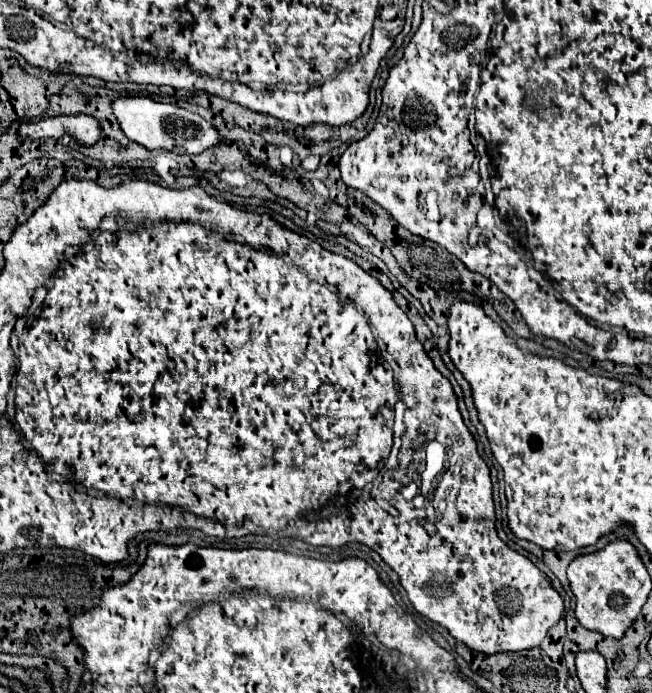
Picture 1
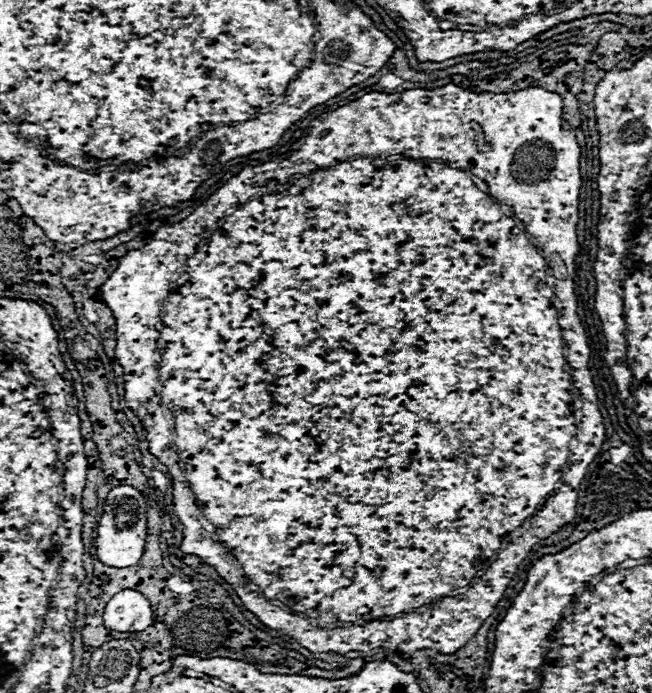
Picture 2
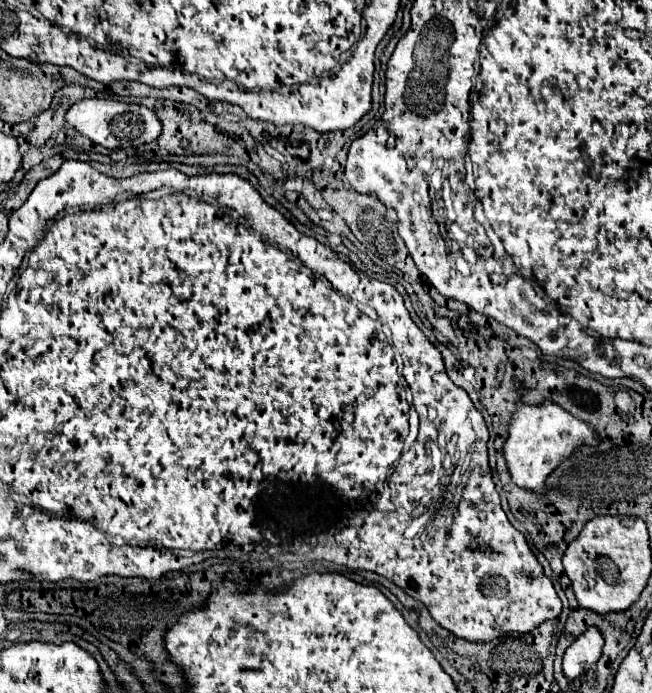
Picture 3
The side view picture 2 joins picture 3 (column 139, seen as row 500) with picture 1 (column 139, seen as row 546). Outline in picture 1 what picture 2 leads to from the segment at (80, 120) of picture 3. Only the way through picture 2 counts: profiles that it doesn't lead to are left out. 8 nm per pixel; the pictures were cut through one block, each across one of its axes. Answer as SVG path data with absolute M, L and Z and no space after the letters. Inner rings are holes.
M130 96L118 98L112 104L114 116L120 122L120 128L130 140L138 140L136 144L148 150L168 150L174 154L200 154L212 146L224 142L218 130L202 116L188 112L176 104L162 104L148 96Z

